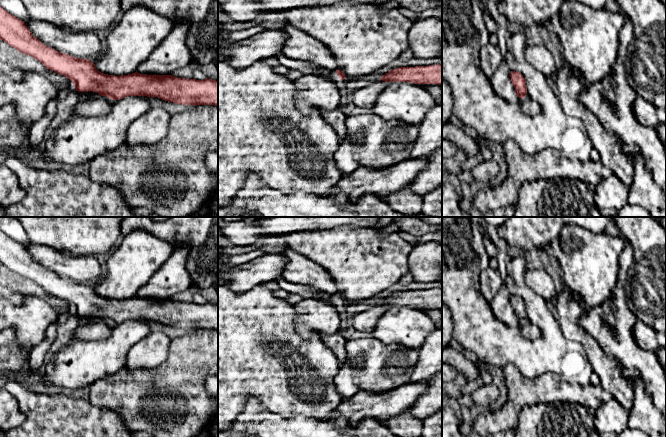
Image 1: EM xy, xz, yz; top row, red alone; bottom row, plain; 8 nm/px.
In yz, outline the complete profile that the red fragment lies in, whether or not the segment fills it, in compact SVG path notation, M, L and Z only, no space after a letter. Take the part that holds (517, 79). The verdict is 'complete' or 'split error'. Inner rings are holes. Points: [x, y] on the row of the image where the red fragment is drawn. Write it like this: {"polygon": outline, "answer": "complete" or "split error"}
{"polygon": "M511 71L511 82L515 88L515 93L519 98L526 97L527 87L526 80L520 72Z", "answer": "complete"}

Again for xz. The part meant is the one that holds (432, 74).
{"polygon": "M442 64L395 68L383 75L380 80L442 85Z", "answer": "complete"}

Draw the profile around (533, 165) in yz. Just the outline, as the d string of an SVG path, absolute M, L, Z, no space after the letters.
M507 140L503 147L508 165L506 179L494 189L484 186L472 200L472 206L482 214L498 207L515 206L519 199L519 190L525 182L561 178L596 186L613 174L600 161L569 160L553 148L528 155L513 140Z

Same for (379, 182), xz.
M428 156L407 158L385 169L360 168L344 174L325 196L343 194L350 202L365 195L383 198L407 187L427 165Z

